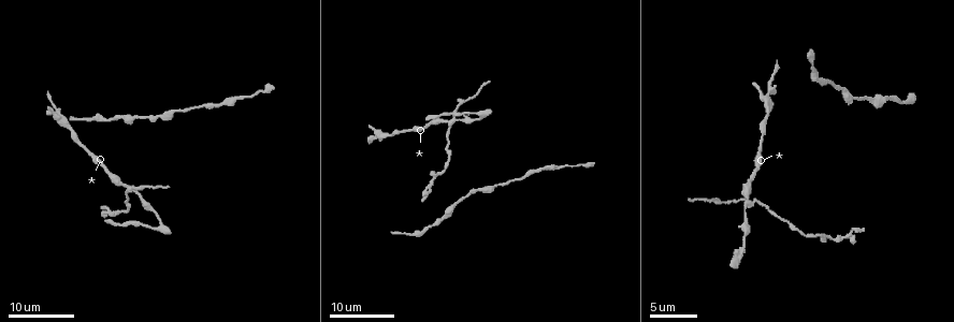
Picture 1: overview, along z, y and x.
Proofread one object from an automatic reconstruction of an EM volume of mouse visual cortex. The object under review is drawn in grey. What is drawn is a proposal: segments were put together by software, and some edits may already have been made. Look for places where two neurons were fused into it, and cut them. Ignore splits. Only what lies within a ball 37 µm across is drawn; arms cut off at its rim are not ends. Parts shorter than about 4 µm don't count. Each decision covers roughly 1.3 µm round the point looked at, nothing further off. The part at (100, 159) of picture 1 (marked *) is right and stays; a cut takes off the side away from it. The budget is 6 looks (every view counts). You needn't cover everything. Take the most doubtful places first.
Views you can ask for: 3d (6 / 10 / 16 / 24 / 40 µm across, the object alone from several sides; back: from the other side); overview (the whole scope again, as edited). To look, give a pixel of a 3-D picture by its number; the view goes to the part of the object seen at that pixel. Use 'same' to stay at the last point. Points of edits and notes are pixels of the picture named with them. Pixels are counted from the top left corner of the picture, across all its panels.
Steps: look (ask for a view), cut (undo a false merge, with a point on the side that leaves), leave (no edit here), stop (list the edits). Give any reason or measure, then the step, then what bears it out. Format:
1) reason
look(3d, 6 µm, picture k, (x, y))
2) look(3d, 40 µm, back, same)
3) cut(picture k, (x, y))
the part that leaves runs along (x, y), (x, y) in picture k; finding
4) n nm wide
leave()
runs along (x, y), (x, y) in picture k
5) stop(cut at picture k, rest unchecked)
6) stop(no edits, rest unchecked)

looks like a crossing
look(3d, 16 µm, picture 1, (128, 188))

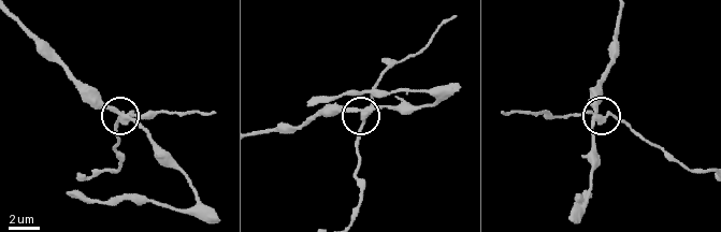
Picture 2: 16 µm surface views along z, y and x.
look(3d, 10 µm, picture 2, (366, 116))

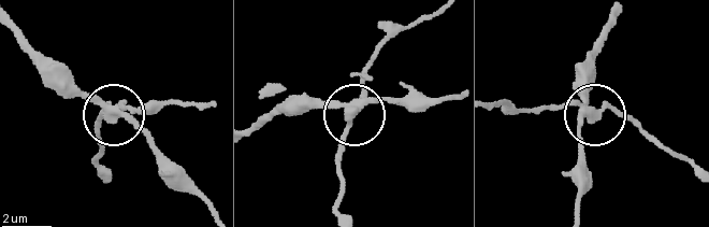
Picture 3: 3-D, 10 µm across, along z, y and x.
4 arms
cut(picture 3, (126, 107))
the part that leaves runs along (356, 111), (336, 171), (336, 214) in picture 3; a second neuron is stuck on

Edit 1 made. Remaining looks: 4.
sudden change in width
look(3d, 16 µm, picture 1, (906, 102))

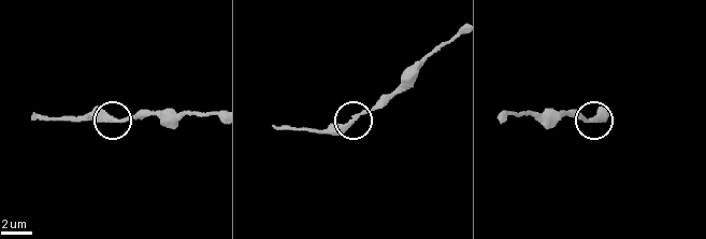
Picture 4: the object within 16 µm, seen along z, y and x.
look(3d, 6 µm, picture 4, (352, 120))

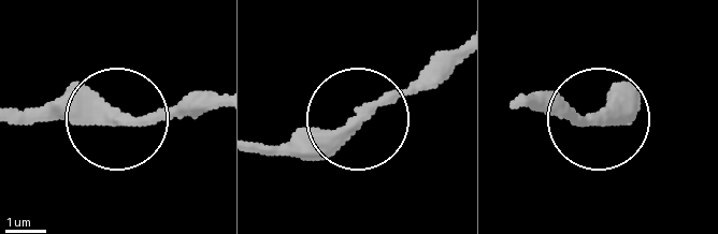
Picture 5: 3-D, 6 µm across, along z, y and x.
leave()
one neuron here

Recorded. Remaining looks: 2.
calibre changes
look(3d, 16 µm, picture 1, (747, 233))

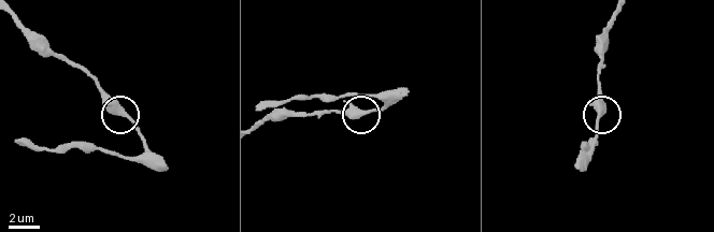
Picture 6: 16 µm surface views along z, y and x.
look(3d, 6 µm, picture 6, (124, 112))

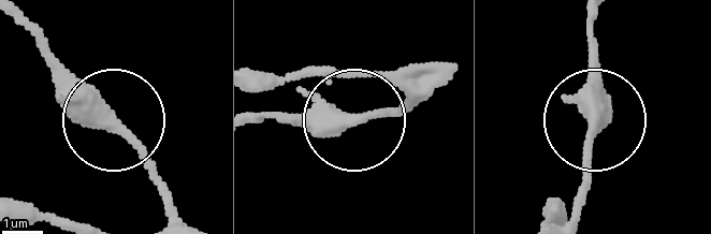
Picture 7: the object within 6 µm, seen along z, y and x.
leave()
runs along (255, 119), (336, 112), (360, 122), (405, 112) in picture 7; continuous, no second neuron

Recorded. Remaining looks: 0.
stop(cut at picture 3, rest unchecked)

